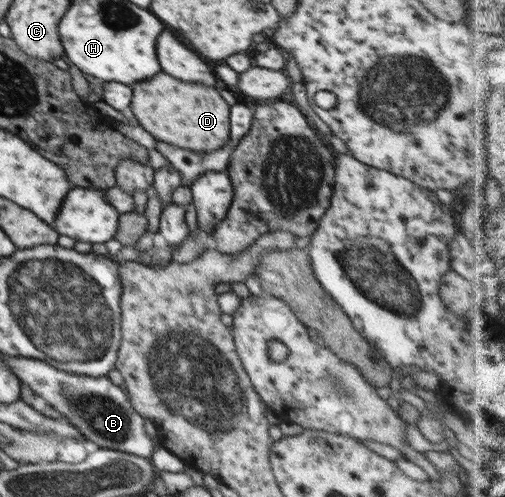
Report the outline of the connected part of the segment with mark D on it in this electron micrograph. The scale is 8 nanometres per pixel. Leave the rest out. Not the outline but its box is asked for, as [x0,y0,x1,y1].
[130,73,230,152]

